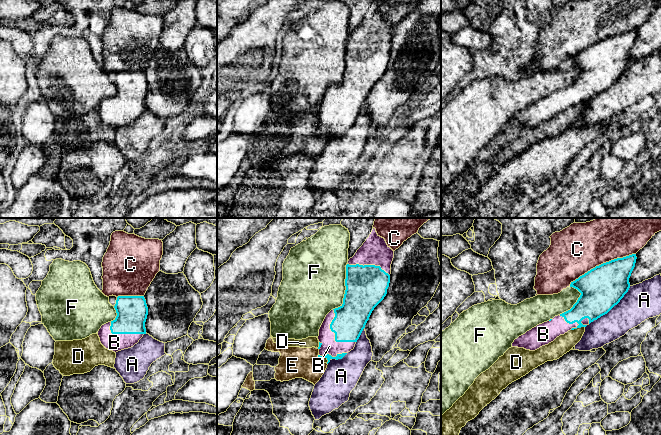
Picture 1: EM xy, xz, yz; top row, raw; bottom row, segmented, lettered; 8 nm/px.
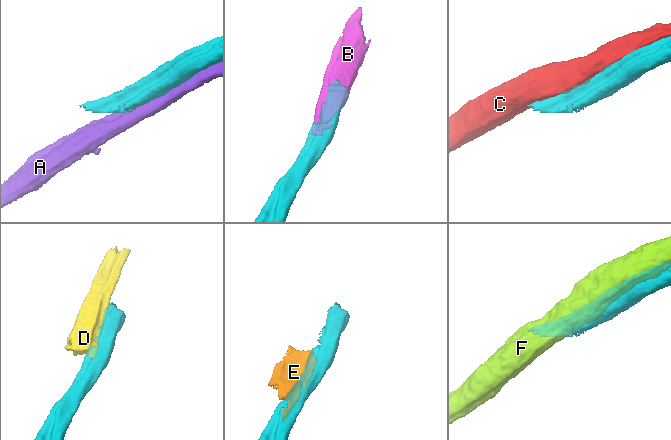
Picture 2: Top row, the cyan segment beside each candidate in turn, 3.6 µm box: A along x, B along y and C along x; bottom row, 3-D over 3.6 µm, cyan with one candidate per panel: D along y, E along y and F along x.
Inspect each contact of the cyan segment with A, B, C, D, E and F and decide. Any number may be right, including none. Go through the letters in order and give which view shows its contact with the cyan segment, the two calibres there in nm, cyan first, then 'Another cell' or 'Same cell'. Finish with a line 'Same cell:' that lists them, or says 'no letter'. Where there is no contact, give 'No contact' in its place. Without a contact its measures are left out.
A: Touches cyan in yz. Thickness 340 nm (cyan) against 280 nm. Another cell
B: Touches cyan in xz. Thickness 260 nm (cyan) against 130 nm. Same cell
C: Touches cyan in yz. Thickness 340 nm (cyan) against 400 nm. Another cell
D: Touches cyan in yz. Thickness 260 nm (cyan) against 150 nm. Another cell
E: Touches cyan in xz. Thickness 50 nm (cyan) against 260 nm. Another cell
F: Touches cyan in xz. Thickness 340 nm (cyan) against 460 nm. Another cell
Same cell: B

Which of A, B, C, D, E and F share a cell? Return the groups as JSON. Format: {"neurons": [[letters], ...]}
{"neurons": [["A"], ["B"], ["C"], ["D", "E"], ["F"]]}

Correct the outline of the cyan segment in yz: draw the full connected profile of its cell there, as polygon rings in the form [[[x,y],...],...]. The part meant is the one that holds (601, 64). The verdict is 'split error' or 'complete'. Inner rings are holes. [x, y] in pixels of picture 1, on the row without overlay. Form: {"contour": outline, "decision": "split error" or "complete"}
{"contour": [[[632,30],[623,34],[611,36],[596,42],[571,58],[570,63],[577,65],[581,69],[573,83],[519,112],[512,119],[512,123],[535,127],[553,118],[560,111],[564,111],[570,106],[586,103],[594,96],[607,90],[628,68],[630,64],[629,54],[635,43],[636,35],[636,30]]], "decision": "split error"}

